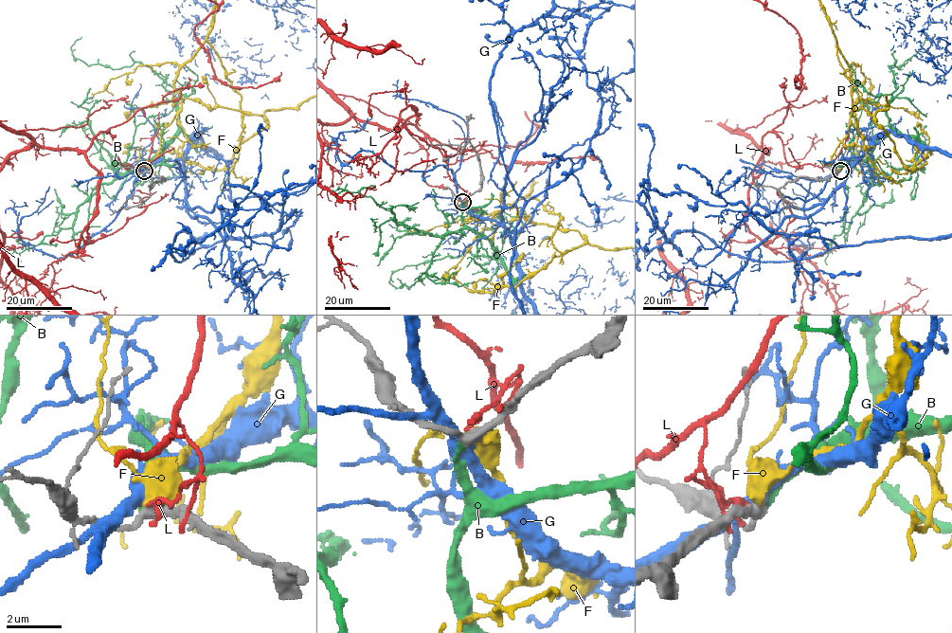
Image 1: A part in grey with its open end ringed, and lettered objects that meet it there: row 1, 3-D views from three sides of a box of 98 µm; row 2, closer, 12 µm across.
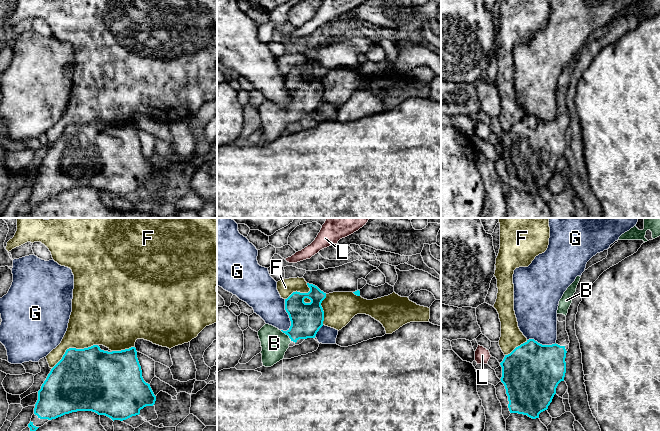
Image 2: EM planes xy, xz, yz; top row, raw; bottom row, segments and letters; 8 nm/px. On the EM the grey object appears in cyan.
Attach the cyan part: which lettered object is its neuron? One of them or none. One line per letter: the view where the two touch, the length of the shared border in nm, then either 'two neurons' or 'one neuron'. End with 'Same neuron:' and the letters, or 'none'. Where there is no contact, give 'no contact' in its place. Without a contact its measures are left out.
B: meets cyan in xz; contact 130 nm long; one neuron
F: meets cyan in xy; contact 420 nm long; two neurons
G: meets cyan in xz; contact 260 nm long; two neurons
L: no contact; two neurons
Same neuron: B

